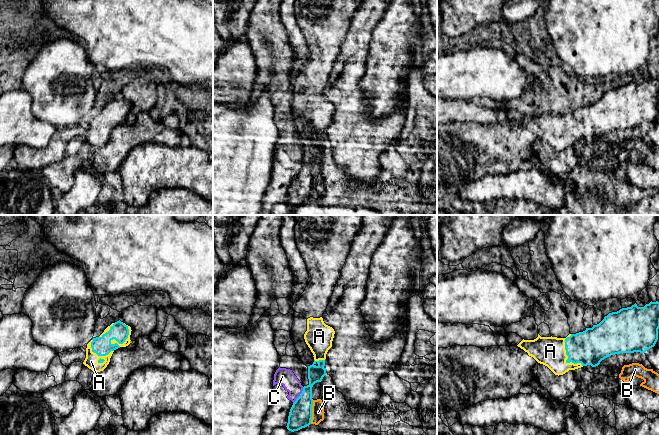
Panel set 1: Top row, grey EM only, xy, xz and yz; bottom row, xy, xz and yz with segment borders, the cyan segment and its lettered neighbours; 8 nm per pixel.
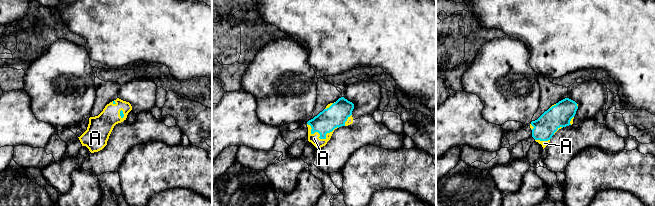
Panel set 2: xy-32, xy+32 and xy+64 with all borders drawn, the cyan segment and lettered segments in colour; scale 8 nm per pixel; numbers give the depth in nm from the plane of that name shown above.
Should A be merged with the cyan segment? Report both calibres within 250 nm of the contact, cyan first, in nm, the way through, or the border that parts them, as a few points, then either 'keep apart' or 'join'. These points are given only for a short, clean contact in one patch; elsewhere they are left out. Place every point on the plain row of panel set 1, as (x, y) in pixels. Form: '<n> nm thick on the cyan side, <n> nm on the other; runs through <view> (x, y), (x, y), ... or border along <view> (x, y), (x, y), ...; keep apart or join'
150 nm thick on the cyan side, 110 nm on the other; join

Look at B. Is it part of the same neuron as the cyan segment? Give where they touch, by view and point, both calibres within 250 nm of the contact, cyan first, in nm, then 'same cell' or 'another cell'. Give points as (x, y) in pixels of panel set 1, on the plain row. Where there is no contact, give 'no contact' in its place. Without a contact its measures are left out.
xz (311, 188) | 190/100 nm | another cell

